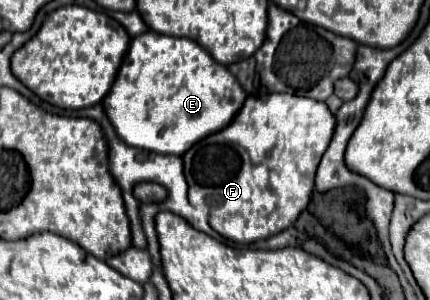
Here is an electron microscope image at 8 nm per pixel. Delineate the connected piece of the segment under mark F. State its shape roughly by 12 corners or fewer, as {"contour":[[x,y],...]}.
{"contour":[[248,95],[183,154],[189,202],[237,244],[309,204],[335,118]]}

